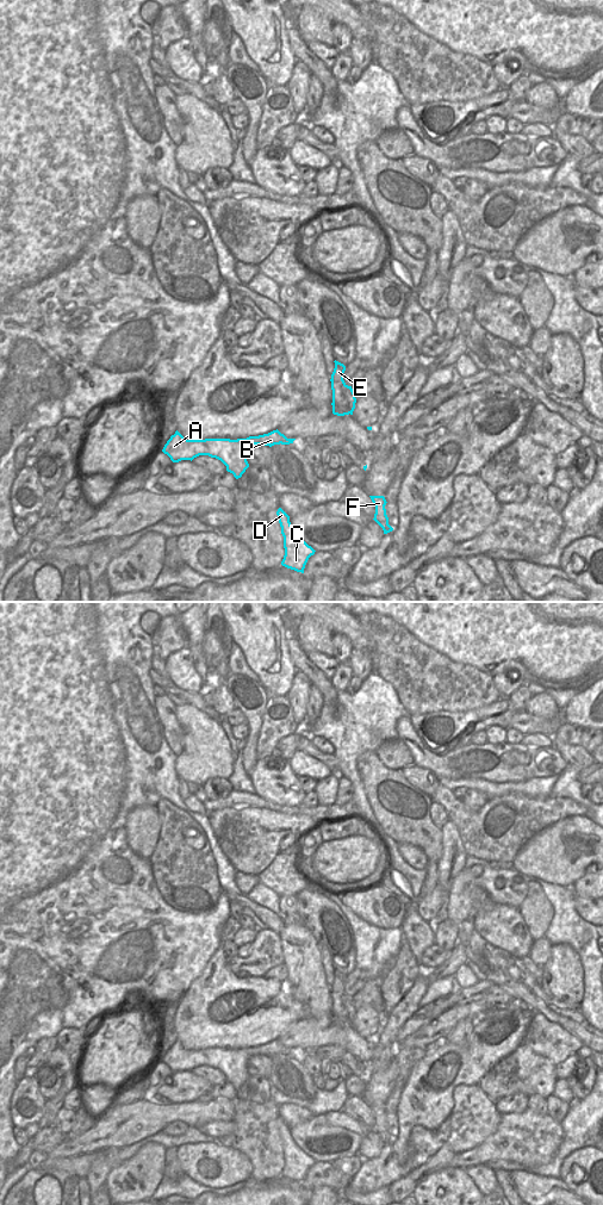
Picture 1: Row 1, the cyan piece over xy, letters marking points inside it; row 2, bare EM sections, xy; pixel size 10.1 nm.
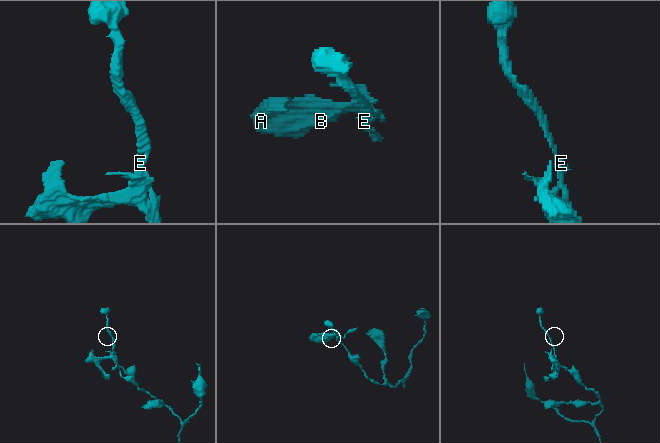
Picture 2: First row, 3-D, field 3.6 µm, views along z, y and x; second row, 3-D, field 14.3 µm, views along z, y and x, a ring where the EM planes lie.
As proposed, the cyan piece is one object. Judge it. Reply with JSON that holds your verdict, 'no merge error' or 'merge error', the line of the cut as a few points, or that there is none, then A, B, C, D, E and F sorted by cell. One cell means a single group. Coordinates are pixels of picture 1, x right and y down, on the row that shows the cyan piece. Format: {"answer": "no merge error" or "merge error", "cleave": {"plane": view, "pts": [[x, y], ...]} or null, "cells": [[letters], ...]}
{"answer": "merge error", "cleave": {"plane": "xy", "pts": [[344, 384], [343, 395], [350, 412]]}, "cells": [["A", "B", "C", "D", "F"], ["E"]]}

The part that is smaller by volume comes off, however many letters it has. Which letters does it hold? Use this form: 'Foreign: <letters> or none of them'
Foreign: A, B, C, D, F

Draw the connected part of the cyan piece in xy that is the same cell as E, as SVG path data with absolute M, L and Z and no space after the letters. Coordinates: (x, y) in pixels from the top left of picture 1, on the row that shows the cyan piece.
M336 360L334 362L335 368L330 379L332 390L332 414L337 416L344 416L350 414L348 399L343 395L343 386L346 385L343 380L343 373L346 371L346 366Z

